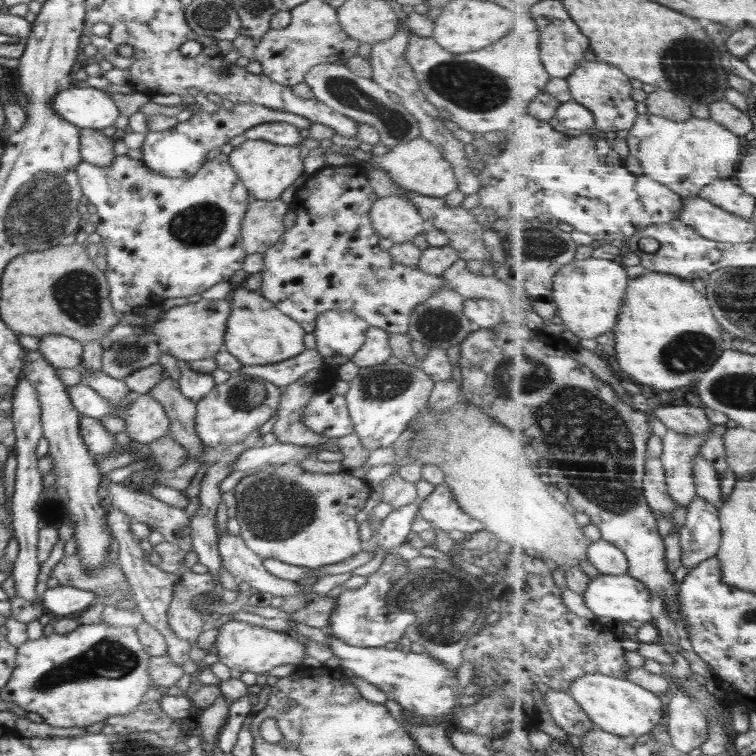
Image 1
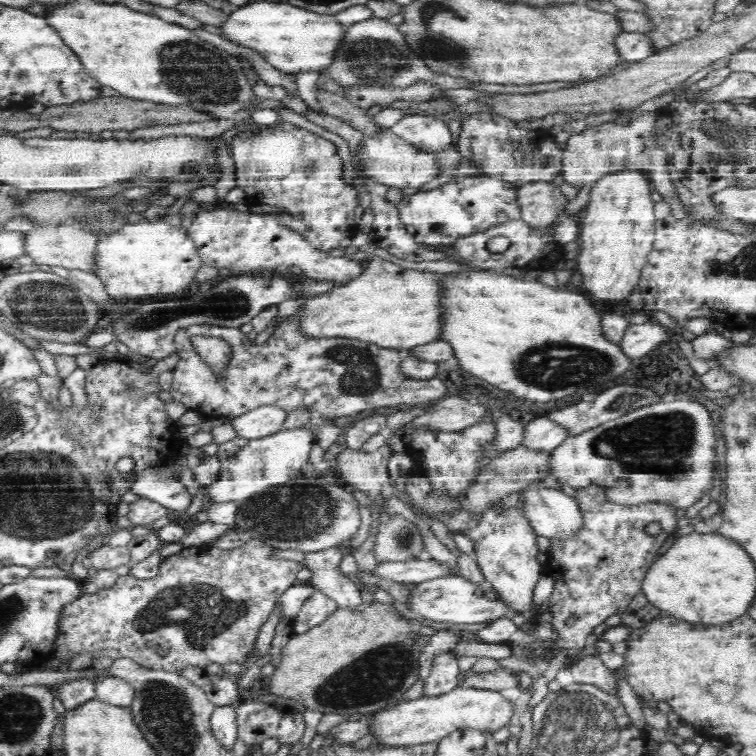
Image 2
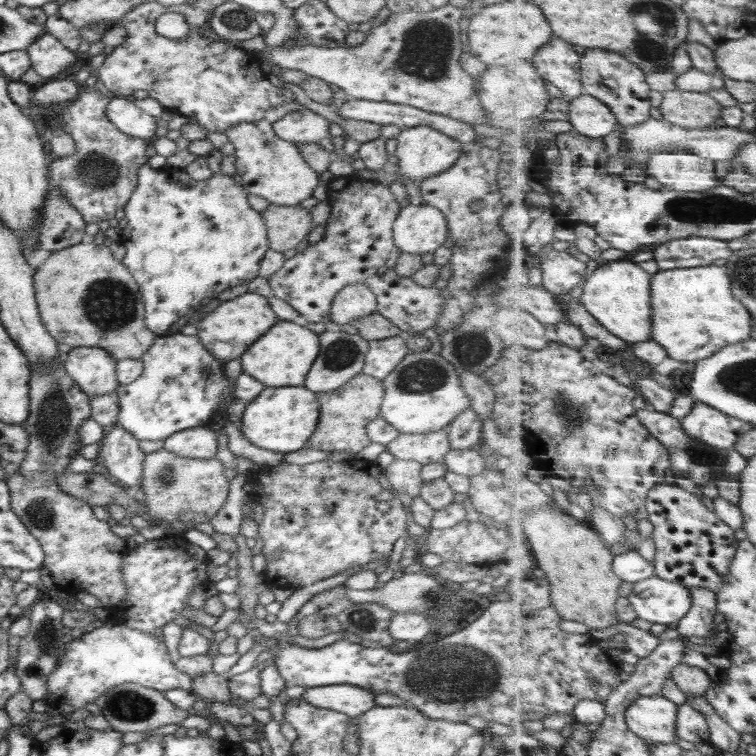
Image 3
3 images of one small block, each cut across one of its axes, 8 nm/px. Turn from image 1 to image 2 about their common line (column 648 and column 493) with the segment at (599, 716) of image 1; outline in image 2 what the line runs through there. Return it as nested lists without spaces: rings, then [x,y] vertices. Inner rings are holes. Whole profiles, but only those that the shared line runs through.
[[[456,687],[447,694],[417,700],[402,701],[385,711],[375,715],[376,726],[374,734],[379,742],[386,746],[401,746],[401,744],[420,744],[420,742],[438,742],[459,729],[472,728],[483,734],[494,734],[501,728],[516,723],[513,703],[504,698],[500,691],[487,687]]]

